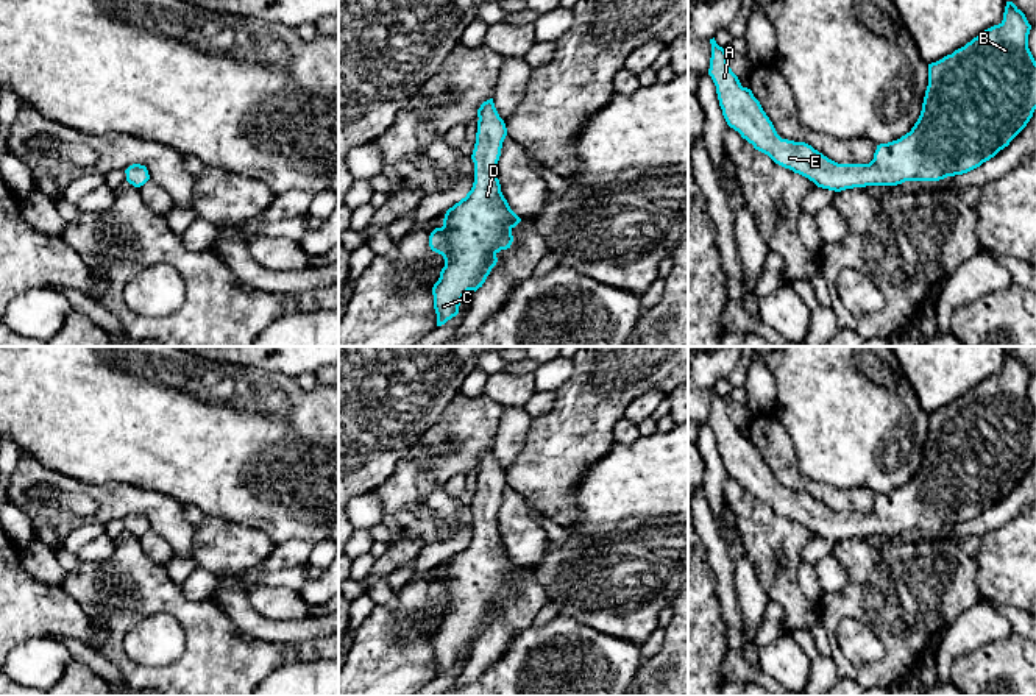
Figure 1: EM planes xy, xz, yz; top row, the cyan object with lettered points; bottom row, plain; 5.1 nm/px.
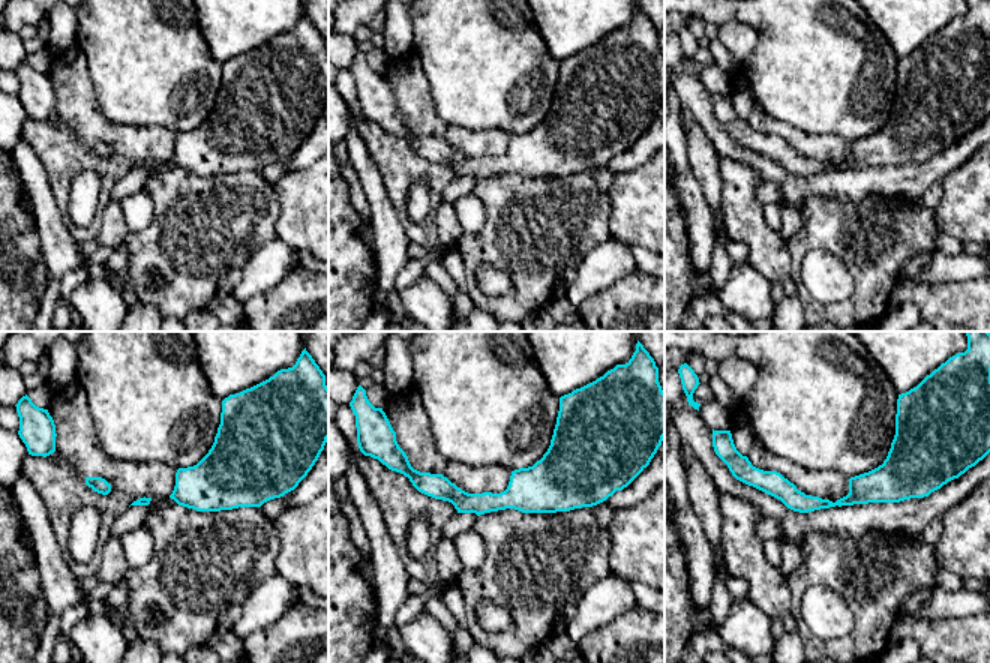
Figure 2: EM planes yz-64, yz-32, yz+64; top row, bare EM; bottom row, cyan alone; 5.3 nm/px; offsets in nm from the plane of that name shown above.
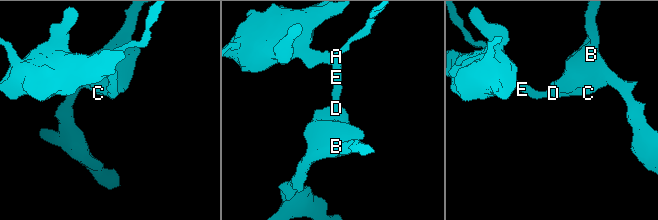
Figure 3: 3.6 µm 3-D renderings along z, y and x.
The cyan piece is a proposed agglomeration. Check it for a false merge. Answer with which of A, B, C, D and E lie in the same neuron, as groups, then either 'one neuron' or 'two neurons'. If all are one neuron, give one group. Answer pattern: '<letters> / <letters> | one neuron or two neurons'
A B C D E | one neuron

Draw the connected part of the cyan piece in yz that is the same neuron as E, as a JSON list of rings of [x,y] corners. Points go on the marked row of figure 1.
[[[1006,2],[1003,20],[985,30],[952,55],[928,64],[922,111],[910,133],[880,144],[869,164],[838,164],[805,142],[782,139],[752,91],[743,87],[727,64],[727,53],[713,39],[708,75],[730,128],[775,164],[799,173],[818,187],[841,192],[866,186],[897,186],[905,181],[939,181],[963,175],[994,158],[1027,126],[1036,109],[1036,61],[1028,48],[1031,25]]]

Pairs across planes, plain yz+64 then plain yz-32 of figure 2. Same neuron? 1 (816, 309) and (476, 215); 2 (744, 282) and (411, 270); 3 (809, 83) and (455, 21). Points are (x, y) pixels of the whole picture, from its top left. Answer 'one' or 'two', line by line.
1: two
2: two
3: one

